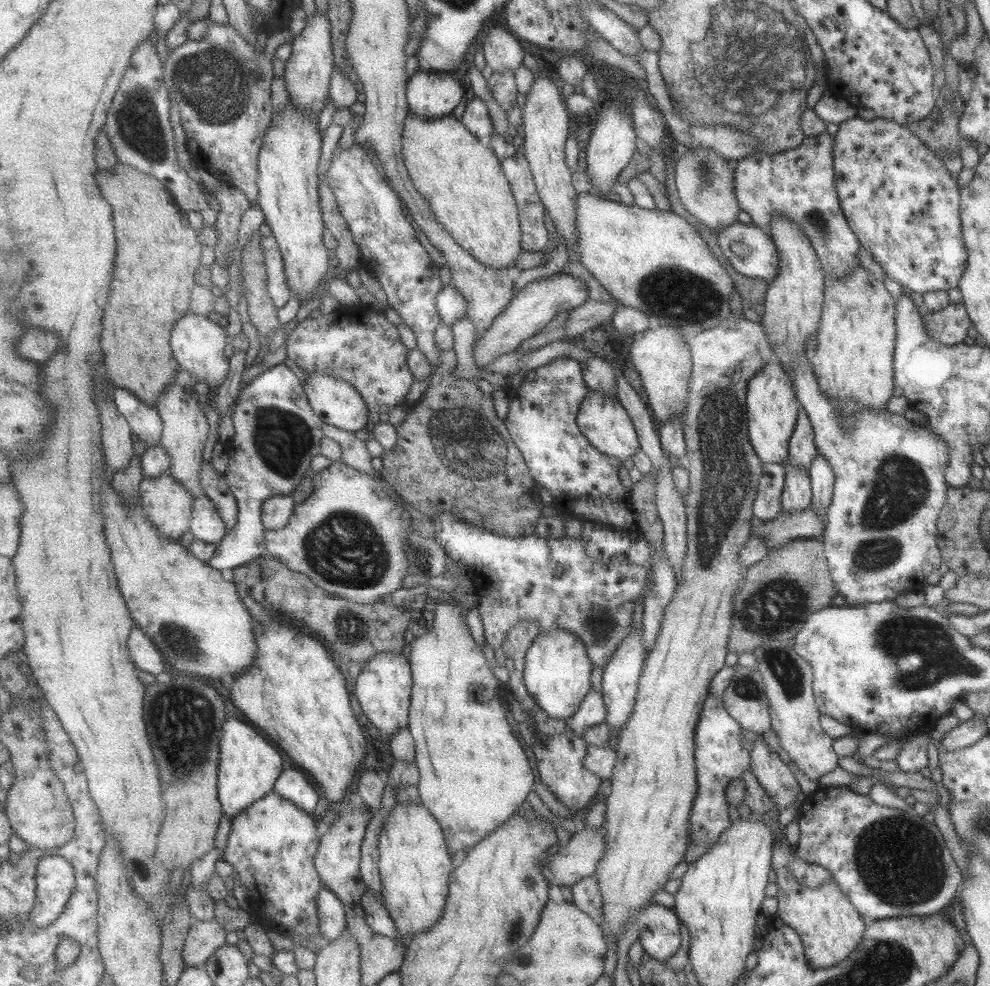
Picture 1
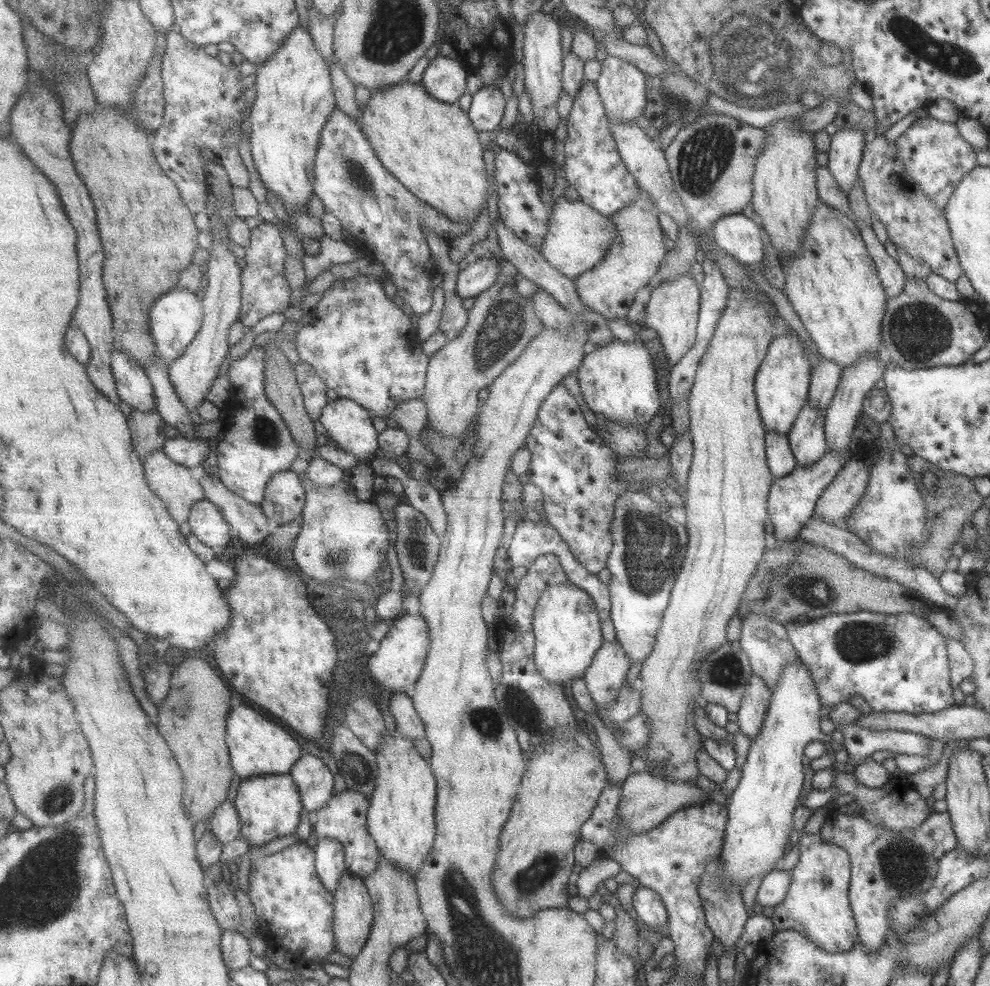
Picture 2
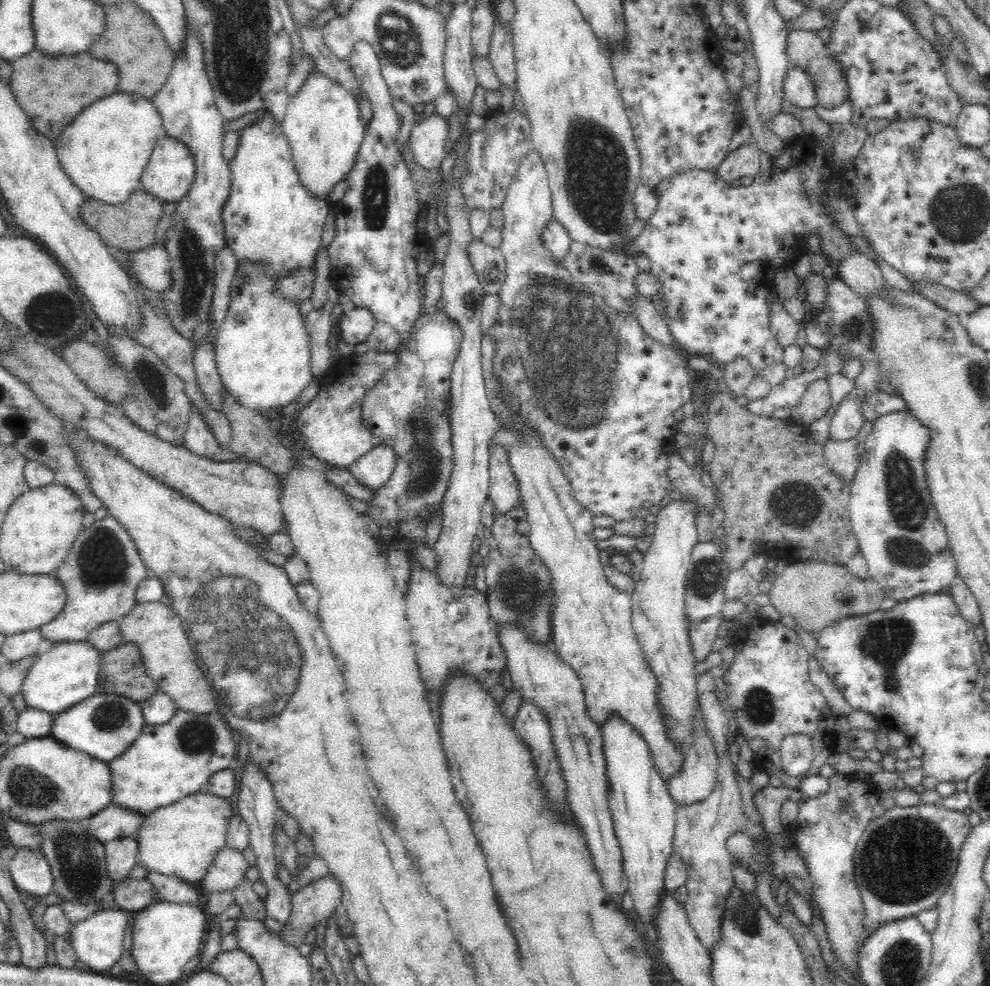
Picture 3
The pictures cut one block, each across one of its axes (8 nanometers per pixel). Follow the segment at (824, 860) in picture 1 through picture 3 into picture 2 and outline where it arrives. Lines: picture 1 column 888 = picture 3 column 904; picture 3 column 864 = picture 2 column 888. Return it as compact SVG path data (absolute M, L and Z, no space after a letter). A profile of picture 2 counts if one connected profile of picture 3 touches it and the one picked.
M833 808L825 816L818 835L822 842L831 842L844 848L850 856L849 901L857 922L859 942L869 950L869 953L875 953L888 940L887 934L891 925L889 908L894 907L895 903L902 899L910 899L928 892L934 884L940 859L957 845L957 836L954 834L948 811L941 813L936 811L914 828L892 832L880 823L871 823L862 815L854 814L850 809Z

